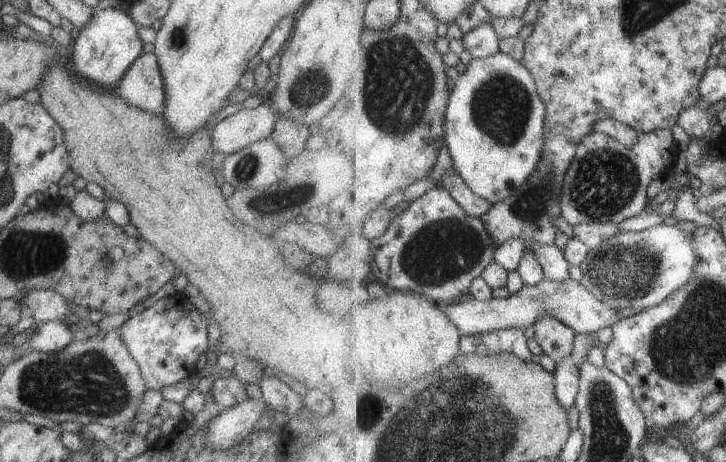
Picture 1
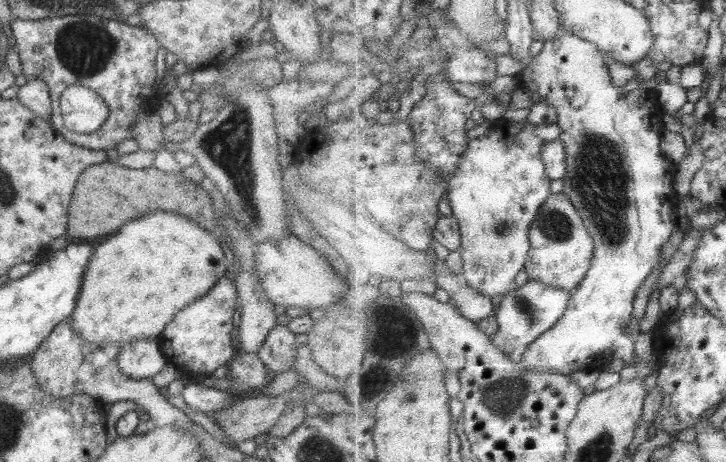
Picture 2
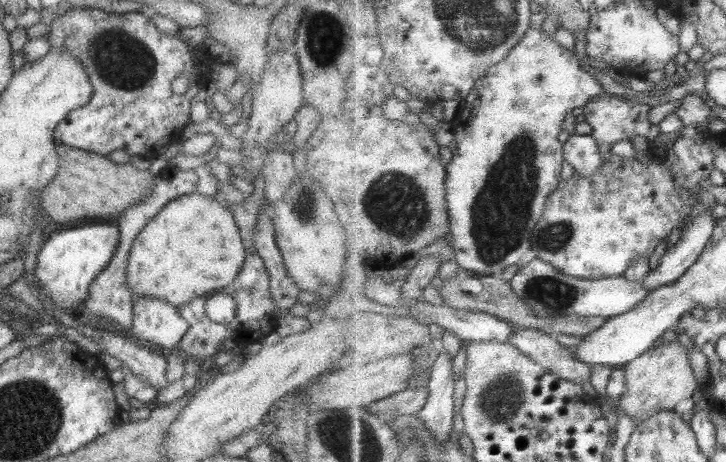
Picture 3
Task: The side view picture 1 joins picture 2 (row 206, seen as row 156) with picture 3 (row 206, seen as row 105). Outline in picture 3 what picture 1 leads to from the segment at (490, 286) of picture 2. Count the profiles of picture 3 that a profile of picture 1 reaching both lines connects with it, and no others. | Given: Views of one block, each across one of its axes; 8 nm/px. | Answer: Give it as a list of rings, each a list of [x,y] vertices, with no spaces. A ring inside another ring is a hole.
[[[529,27],[527,35],[523,40],[513,48],[511,54],[507,58],[491,67],[487,71],[487,76],[479,79],[475,88],[471,91],[470,96],[465,99],[465,106],[461,106],[461,118],[455,120],[453,124],[454,138],[457,142],[457,149],[452,154],[452,160],[446,165],[447,178],[447,204],[449,204],[450,212],[450,232],[452,234],[454,256],[461,268],[473,271],[479,277],[482,275],[499,276],[507,266],[521,266],[523,262],[532,255],[532,236],[535,227],[543,213],[551,194],[557,190],[561,179],[561,168],[563,168],[564,159],[564,144],[559,142],[559,134],[561,134],[561,126],[565,122],[565,118],[571,115],[571,110],[575,108],[584,107],[587,102],[601,96],[607,96],[605,88],[599,84],[599,80],[595,75],[585,72],[581,68],[583,62],[577,58],[573,52],[563,48],[557,40],[553,39],[553,35],[546,34],[543,30]]]

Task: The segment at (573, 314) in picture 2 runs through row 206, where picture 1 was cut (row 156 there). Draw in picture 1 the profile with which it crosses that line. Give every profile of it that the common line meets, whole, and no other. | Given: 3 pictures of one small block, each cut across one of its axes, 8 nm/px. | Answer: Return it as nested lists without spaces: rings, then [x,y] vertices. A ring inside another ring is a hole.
[[[672,129],[641,133],[638,143],[629,148],[605,133],[591,132],[579,143],[578,152],[568,170],[559,198],[559,214],[573,227],[583,223],[620,223],[639,216],[646,208],[648,188],[653,179],[673,164],[680,152]]]

